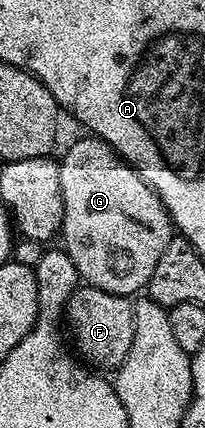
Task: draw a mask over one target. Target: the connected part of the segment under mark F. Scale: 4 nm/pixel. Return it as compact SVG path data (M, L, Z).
M78 287L77 291L69 296L63 320L67 325L68 335L69 332L73 335L72 347L90 365L98 364L93 366L98 369L110 368L110 370L121 367L121 363L125 361L131 350L133 341L133 304L126 297L107 294L107 290L98 288Z

